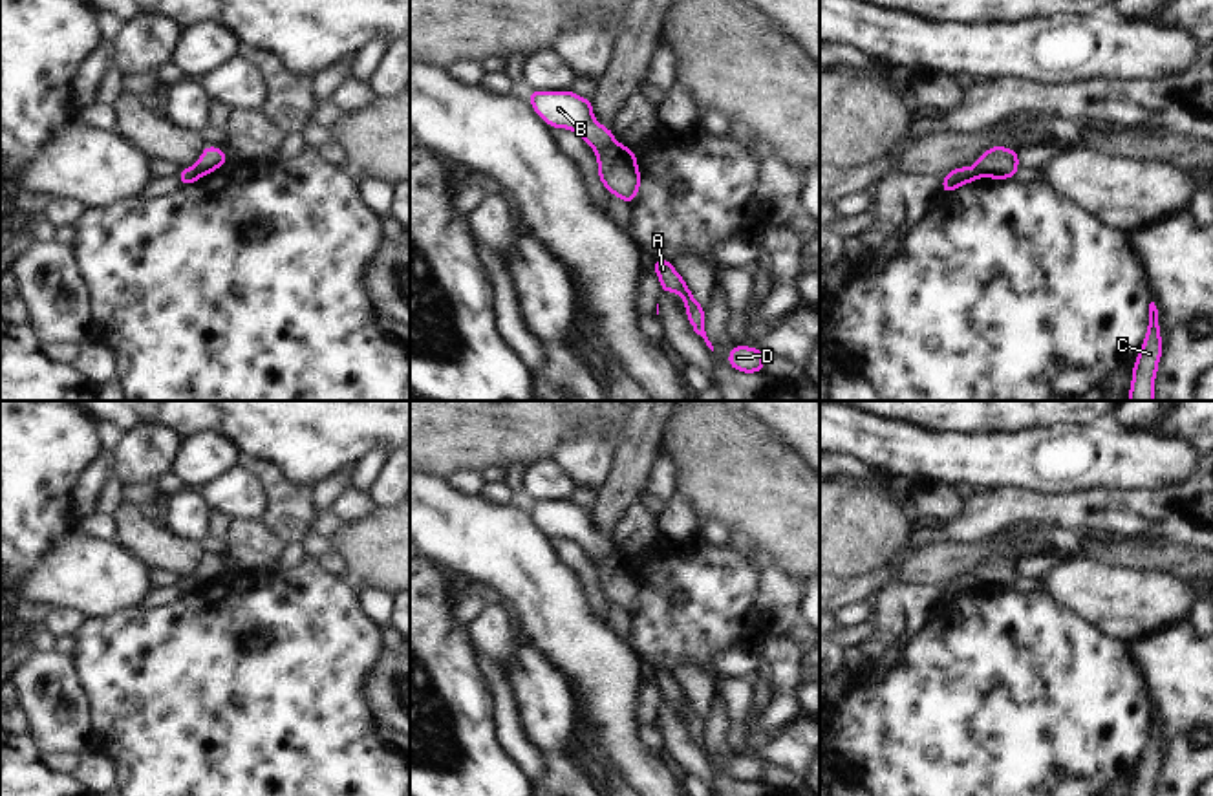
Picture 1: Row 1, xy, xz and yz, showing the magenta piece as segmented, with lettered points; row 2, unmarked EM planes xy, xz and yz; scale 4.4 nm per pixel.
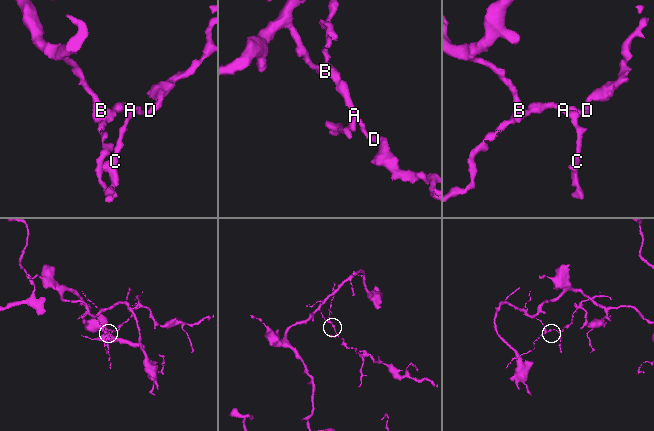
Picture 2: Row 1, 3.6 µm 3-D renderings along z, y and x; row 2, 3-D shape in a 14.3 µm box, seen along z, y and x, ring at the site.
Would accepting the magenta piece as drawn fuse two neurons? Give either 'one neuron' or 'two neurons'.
two neurons

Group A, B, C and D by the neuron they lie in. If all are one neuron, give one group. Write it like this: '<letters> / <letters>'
A C D / B

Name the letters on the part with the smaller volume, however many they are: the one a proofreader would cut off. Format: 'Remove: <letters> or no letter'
Remove: A, C, D

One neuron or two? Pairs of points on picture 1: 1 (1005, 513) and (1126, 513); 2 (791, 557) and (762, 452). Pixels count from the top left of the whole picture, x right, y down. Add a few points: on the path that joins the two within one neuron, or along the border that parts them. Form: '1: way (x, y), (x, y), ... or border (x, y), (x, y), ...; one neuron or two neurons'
1: way (1034, 511), (1096, 513); one neuron
2: way (791, 531), (791, 515), (762, 485), (762, 478); one neuron

